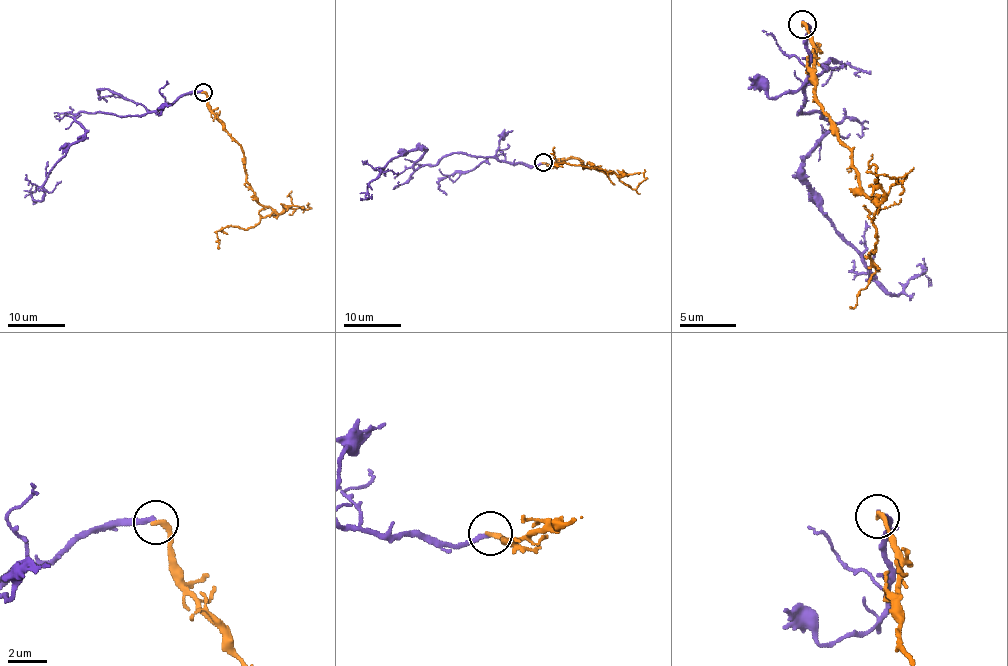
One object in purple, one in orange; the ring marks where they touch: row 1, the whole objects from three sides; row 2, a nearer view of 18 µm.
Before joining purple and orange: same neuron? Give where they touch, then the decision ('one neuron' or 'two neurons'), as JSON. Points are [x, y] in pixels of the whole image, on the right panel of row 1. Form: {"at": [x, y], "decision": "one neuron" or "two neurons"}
{"at": [802, 24], "decision": "two neurons"}

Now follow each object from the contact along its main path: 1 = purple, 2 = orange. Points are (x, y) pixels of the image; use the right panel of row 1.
1: (802, 24), (799, 113), (826, 123), (804, 164), (807, 189), (890, 294), (921, 274), (930, 286)
2: (802, 24), (814, 102), (850, 150), (861, 189), (877, 199), (874, 271), (849, 307)

